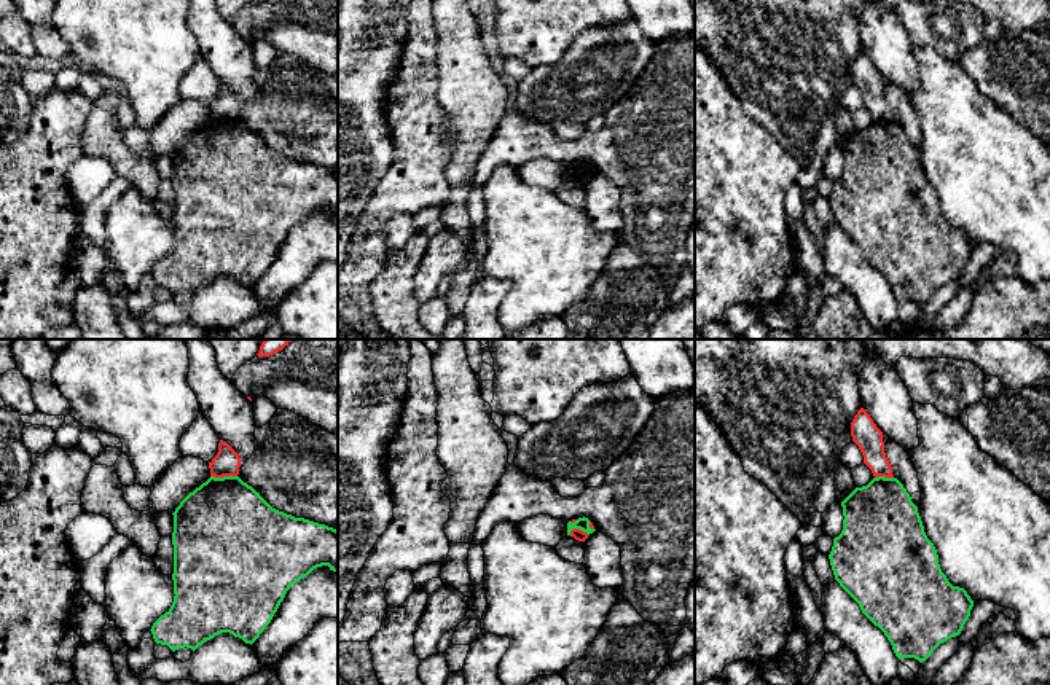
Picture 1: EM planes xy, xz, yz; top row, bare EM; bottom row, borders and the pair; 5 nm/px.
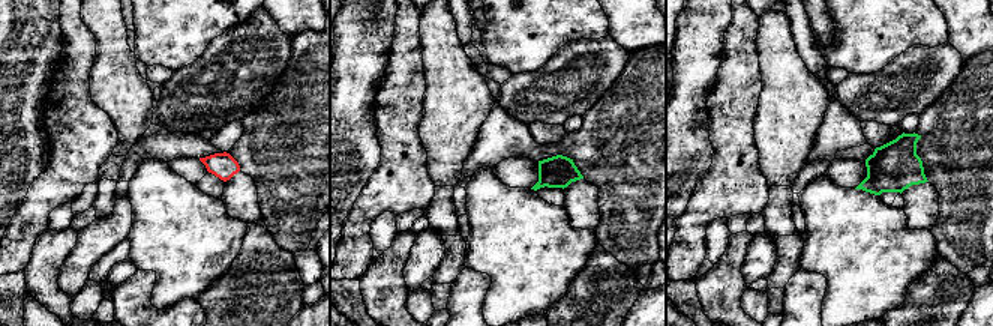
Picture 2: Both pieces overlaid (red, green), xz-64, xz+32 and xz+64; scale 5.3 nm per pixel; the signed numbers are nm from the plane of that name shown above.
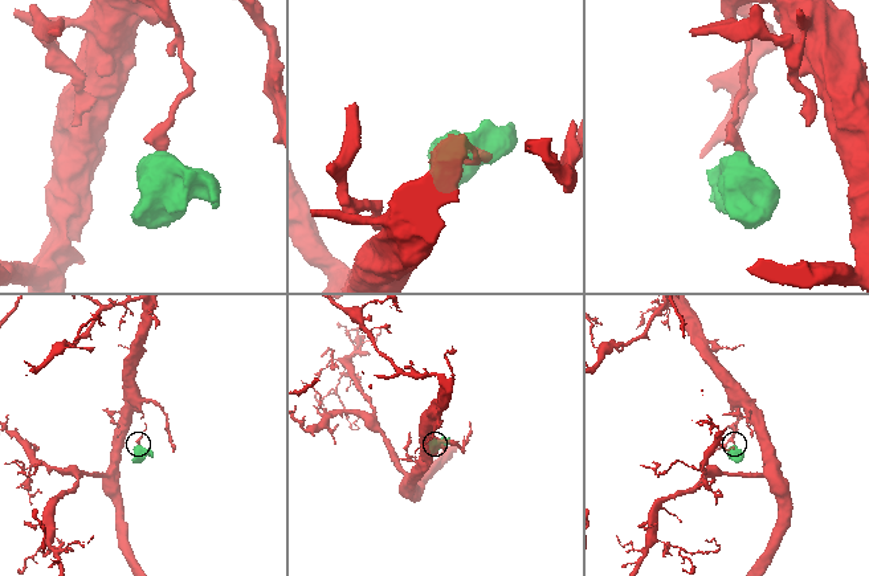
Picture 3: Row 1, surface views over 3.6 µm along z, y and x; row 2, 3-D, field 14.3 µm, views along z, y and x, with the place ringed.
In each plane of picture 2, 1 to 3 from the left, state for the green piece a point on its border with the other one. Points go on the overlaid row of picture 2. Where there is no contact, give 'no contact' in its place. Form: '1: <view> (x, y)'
1: no contact
2: no contact
3: no contact

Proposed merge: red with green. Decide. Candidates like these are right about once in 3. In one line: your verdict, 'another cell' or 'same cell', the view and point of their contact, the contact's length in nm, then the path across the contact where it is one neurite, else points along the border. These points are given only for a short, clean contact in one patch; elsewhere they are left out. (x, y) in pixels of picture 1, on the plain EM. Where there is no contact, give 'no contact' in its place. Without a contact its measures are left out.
another cell | xy (223, 118) | 140 nm | along xy (211, 118), (236, 120)

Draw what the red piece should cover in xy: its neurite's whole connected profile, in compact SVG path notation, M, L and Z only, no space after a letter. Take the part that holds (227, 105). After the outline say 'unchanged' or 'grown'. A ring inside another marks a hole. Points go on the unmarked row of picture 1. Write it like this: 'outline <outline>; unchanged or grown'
outline M223 83L218 86L217 99L209 105L210 119L237 119L241 110L239 97Z; unchanged

